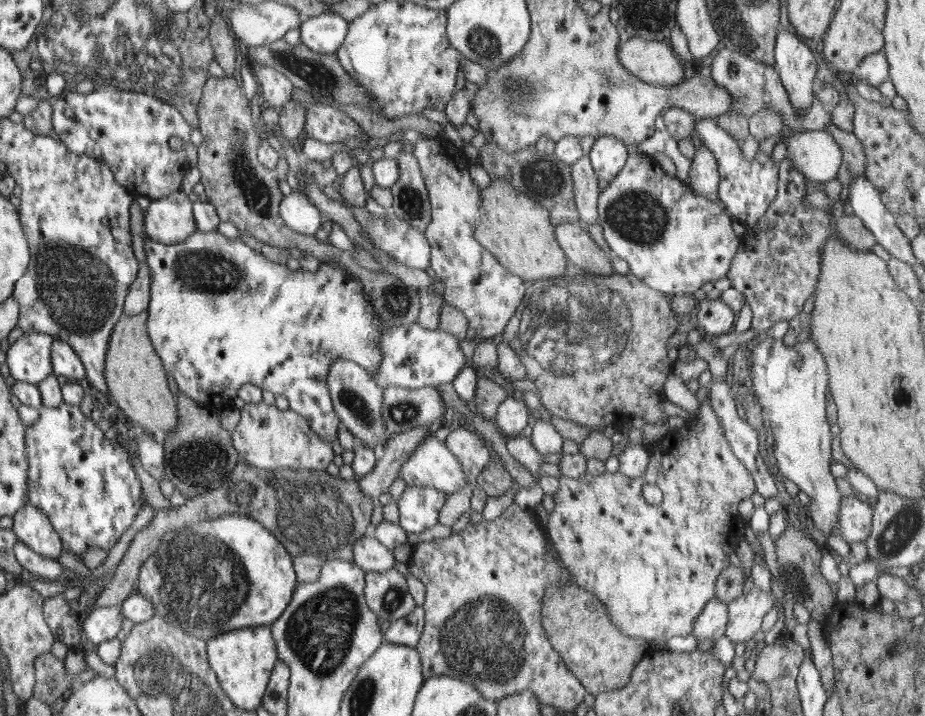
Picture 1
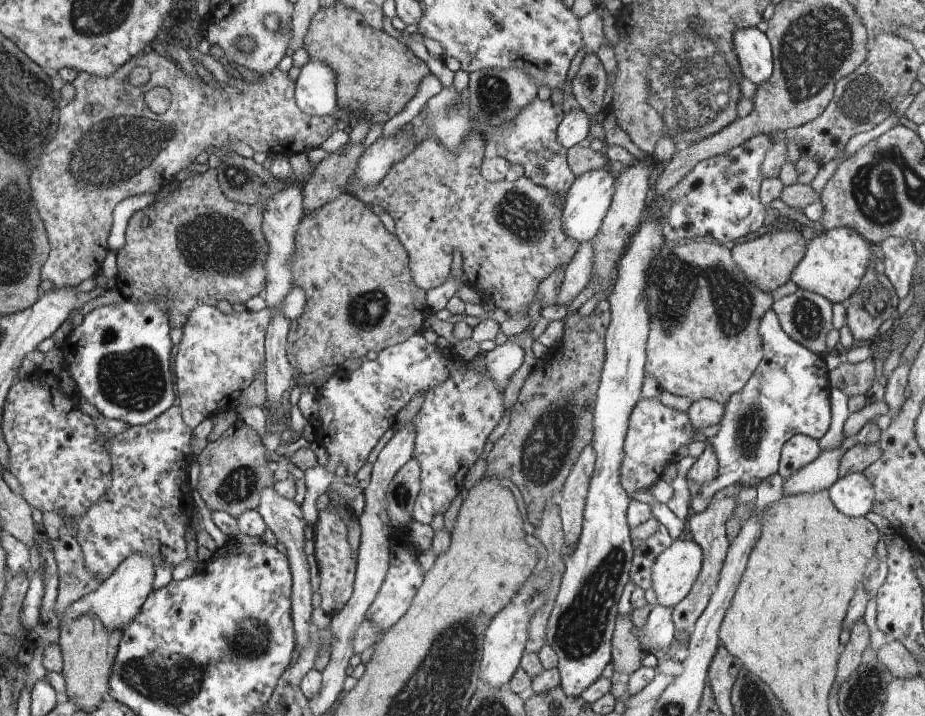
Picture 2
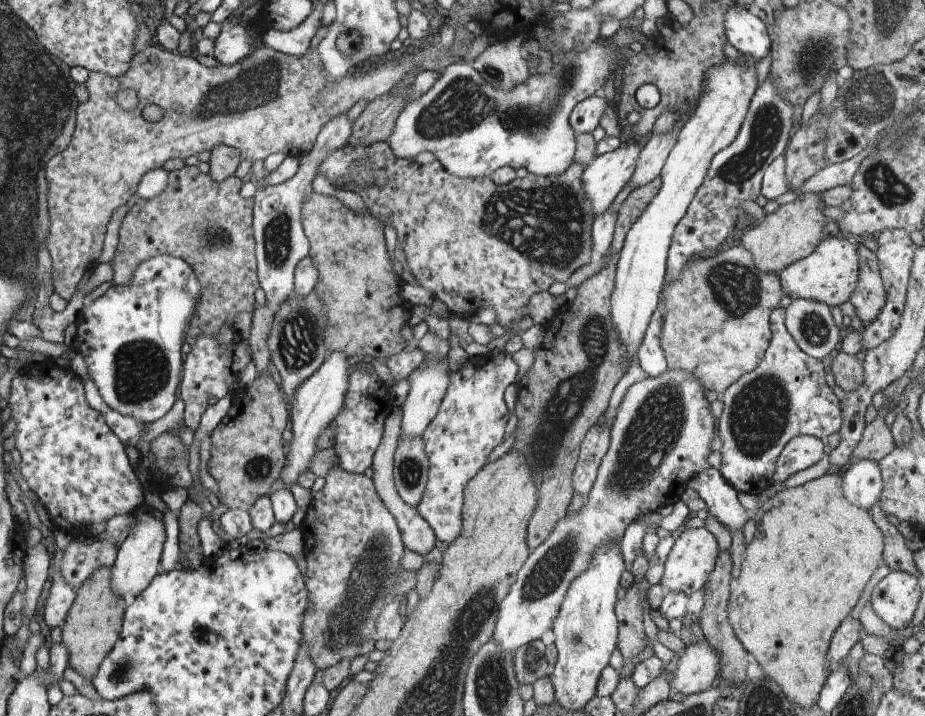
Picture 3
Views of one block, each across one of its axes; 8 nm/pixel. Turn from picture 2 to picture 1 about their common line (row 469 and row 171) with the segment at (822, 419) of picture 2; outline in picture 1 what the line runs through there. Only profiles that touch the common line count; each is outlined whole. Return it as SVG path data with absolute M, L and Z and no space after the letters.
M700 116L700 120L694 126L694 132L695 129L701 145L706 145L717 158L721 180L719 196L726 205L726 209L746 228L758 224L762 216L765 216L766 209L777 198L780 167L776 166L771 154L765 154L759 150L752 160L747 160L742 153L742 142L738 142L738 139L734 139L734 136L720 128L715 119Z

